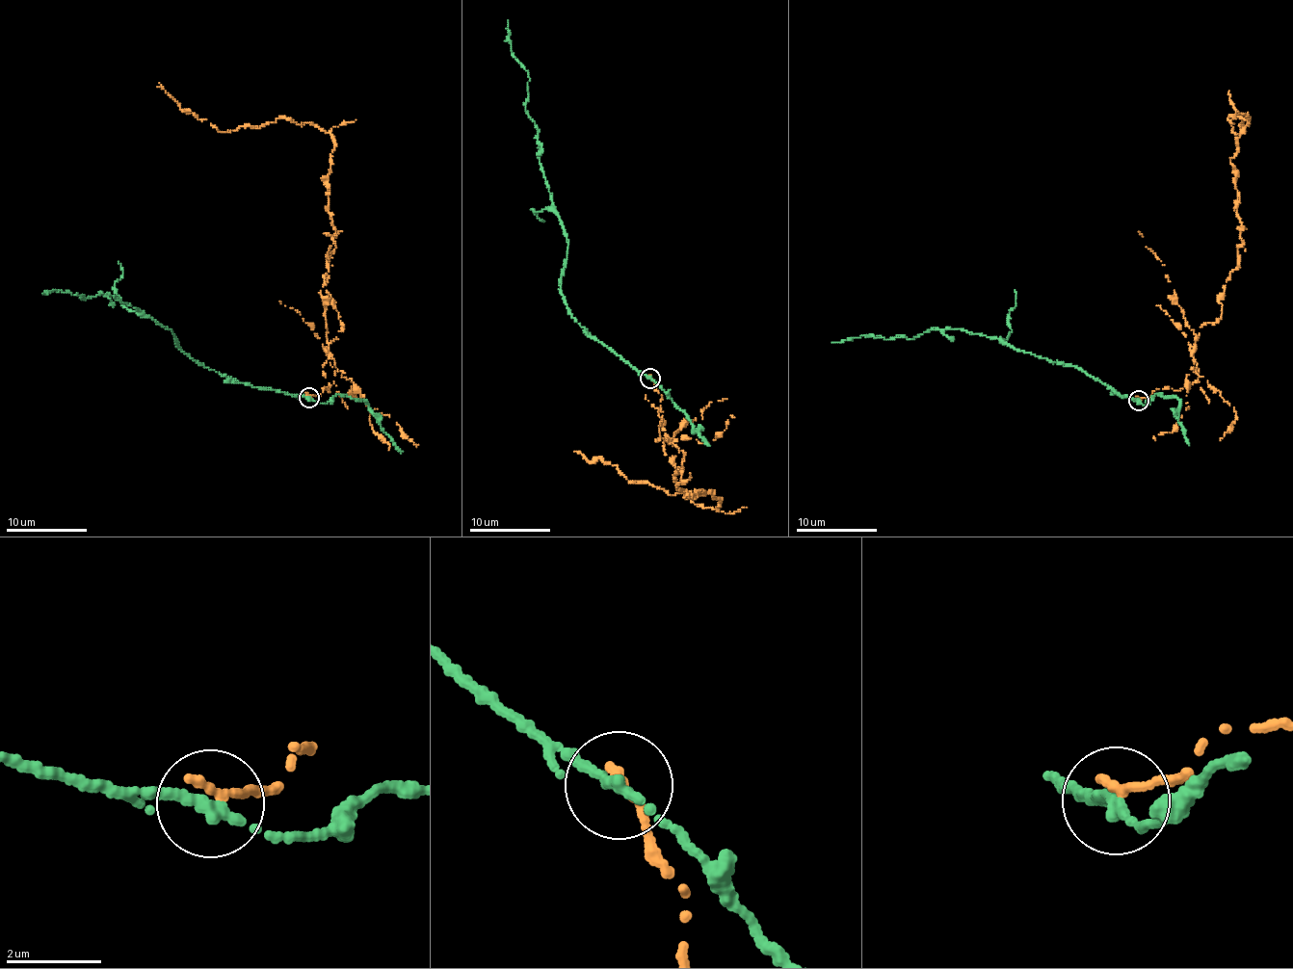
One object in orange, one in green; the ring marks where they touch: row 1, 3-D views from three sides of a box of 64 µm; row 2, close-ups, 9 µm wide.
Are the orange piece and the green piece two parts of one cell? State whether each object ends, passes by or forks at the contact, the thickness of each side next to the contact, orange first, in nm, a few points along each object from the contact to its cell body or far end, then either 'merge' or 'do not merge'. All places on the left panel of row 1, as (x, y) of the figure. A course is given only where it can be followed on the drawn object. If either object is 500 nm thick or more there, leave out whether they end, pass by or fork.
orange ends there; green passes by; 240 nm thick on the orange side, 260 nm on the other; orange runs (310, 397), (329, 392), (329, 343), (343, 326), (323, 286), (334, 144), (289, 117), (220, 131), (159, 83); green runs (308, 397), (236, 382), (180, 350), (168, 328), (111, 296), (99, 293), (85, 300), (56, 290), (42, 294); do not merge

